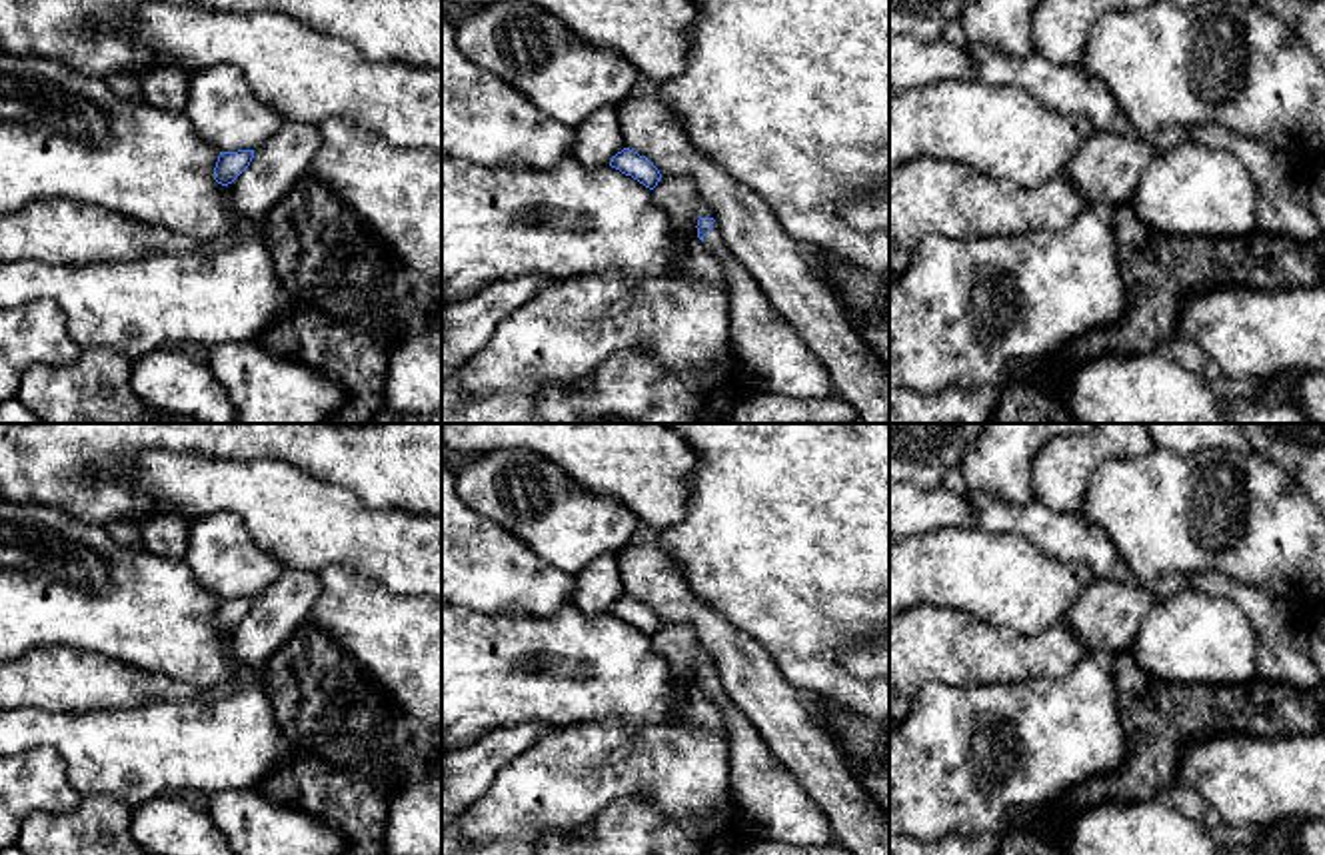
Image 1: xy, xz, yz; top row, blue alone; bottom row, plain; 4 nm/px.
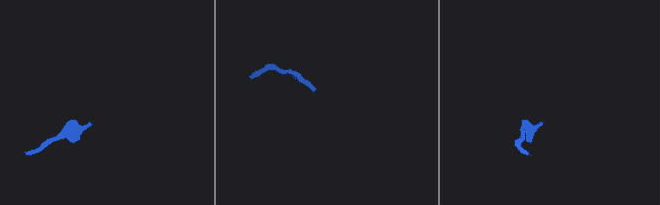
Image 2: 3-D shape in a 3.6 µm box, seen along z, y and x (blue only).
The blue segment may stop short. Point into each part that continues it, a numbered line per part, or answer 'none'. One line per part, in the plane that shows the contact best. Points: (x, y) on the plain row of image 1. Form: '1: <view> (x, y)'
1: xz (774, 806)

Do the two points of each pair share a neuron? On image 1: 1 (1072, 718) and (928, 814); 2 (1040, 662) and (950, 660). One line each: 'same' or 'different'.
1: same
2: same

